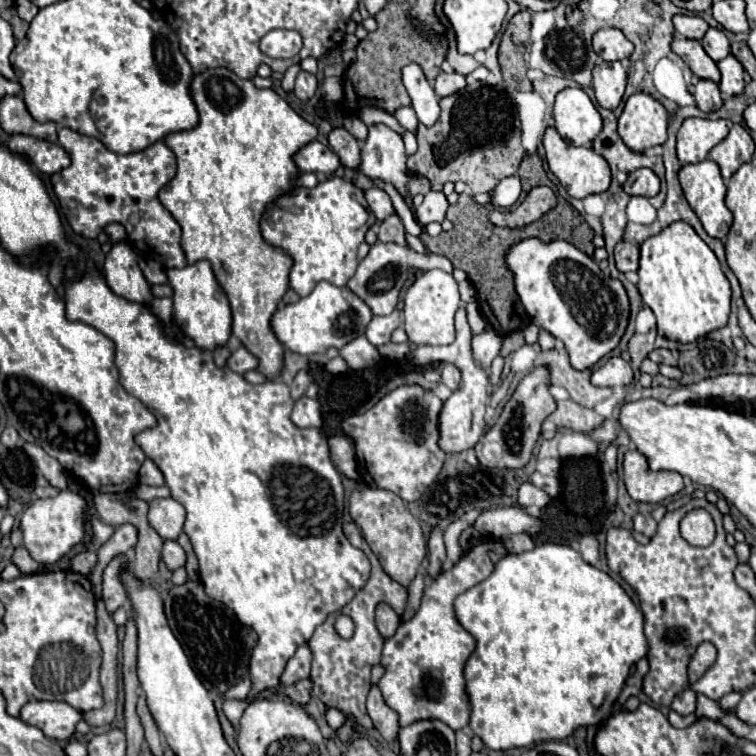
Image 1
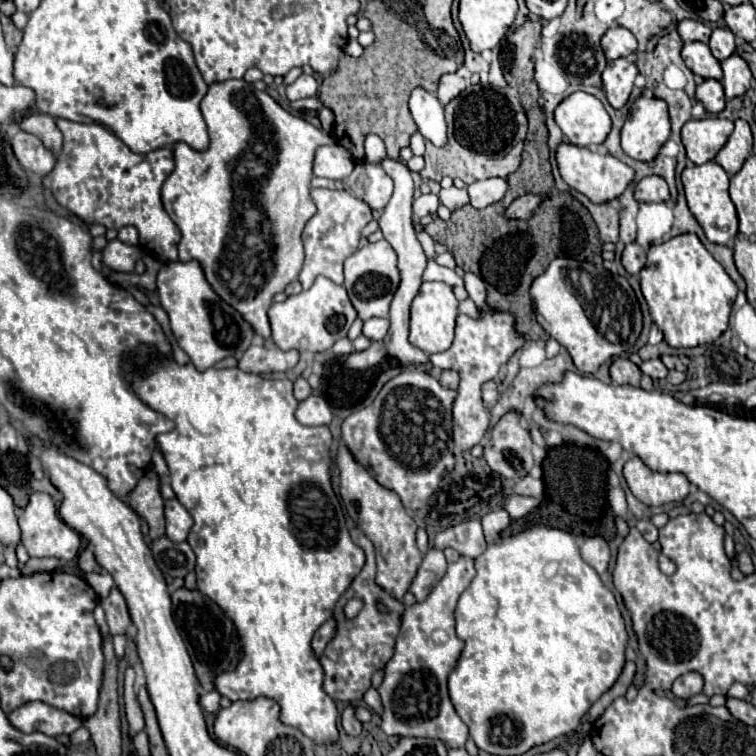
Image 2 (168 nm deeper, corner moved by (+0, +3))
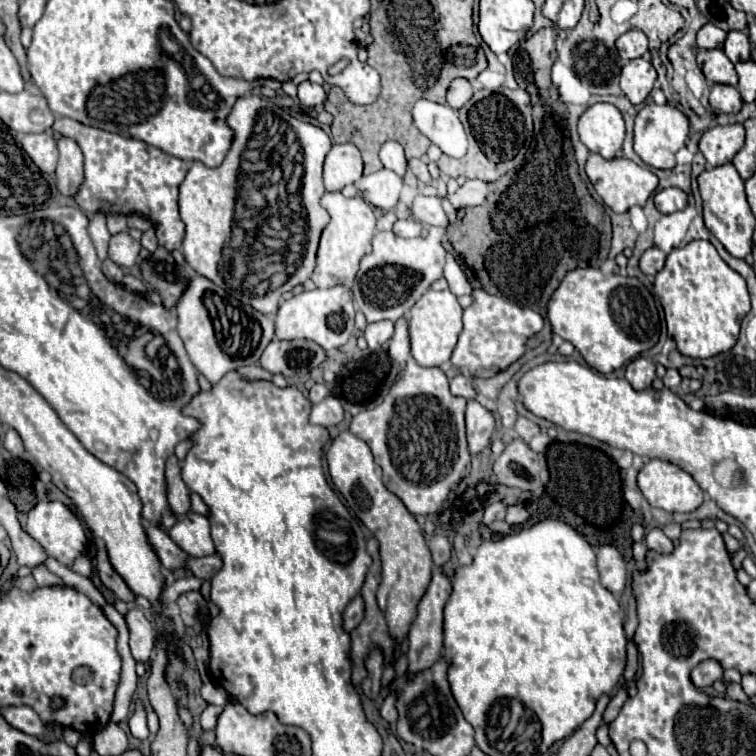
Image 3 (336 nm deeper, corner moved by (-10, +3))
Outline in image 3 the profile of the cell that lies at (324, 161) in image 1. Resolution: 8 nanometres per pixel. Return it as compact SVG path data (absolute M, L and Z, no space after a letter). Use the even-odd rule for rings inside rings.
M333 144L325 158L323 182L329 192L341 190L345 184L353 184L363 174L361 152L353 144Z

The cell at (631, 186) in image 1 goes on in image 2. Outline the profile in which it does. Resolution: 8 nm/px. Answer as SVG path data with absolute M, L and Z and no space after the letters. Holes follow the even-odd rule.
M647 176L641 182L637 182L635 200L637 202L667 202L669 186L661 176Z

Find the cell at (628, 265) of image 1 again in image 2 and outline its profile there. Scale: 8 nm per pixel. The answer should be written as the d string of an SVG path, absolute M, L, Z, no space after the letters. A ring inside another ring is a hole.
M627 244L623 250L623 266L629 274L639 274L641 268L645 266L647 256L645 256L645 248L641 248L639 244Z

